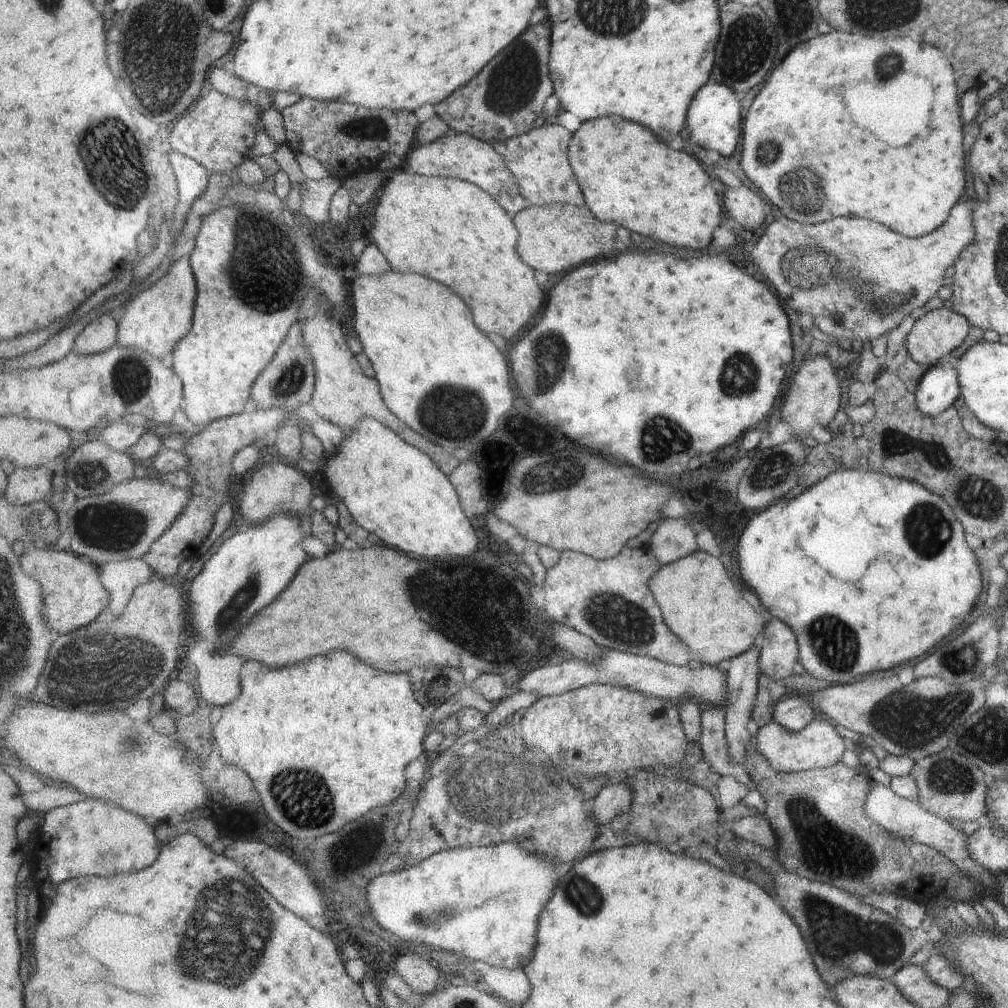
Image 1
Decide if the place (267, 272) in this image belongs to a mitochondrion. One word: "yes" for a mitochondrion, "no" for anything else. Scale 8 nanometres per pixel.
yes

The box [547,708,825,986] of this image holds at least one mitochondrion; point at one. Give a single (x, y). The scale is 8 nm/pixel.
(581, 894)

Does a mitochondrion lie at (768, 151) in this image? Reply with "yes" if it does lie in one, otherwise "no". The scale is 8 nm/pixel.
yes

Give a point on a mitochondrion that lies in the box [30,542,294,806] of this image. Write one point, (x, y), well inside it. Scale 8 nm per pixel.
(63, 679)

